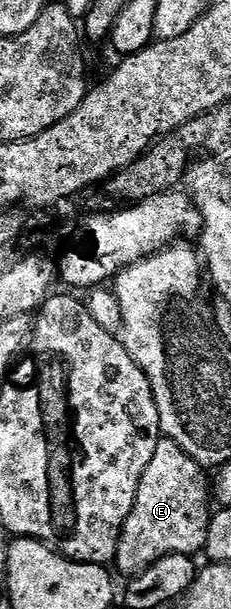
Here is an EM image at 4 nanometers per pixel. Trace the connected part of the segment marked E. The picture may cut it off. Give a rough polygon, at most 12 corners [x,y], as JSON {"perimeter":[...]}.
{"perimeter":[[160,438],[114,562],[138,573],[207,546],[203,464]]}

